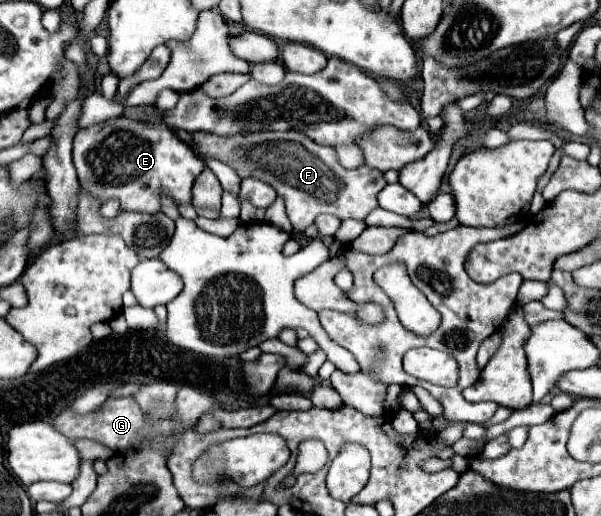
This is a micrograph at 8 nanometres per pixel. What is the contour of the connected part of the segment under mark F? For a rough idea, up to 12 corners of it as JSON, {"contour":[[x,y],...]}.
{"contour":[[193,132],[201,156],[259,178],[293,228],[365,220],[385,176],[303,132]]}

